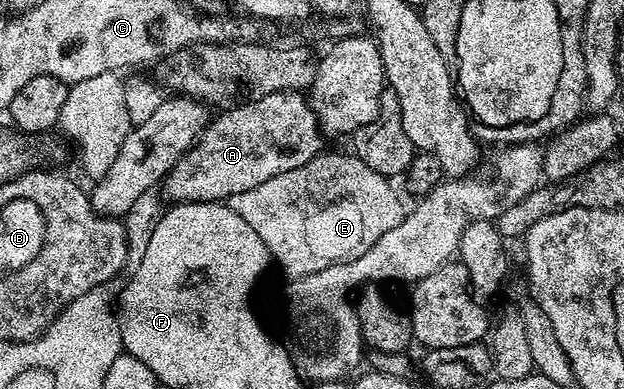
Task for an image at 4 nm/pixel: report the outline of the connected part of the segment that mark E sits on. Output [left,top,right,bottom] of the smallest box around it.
[227,153,403,279]

